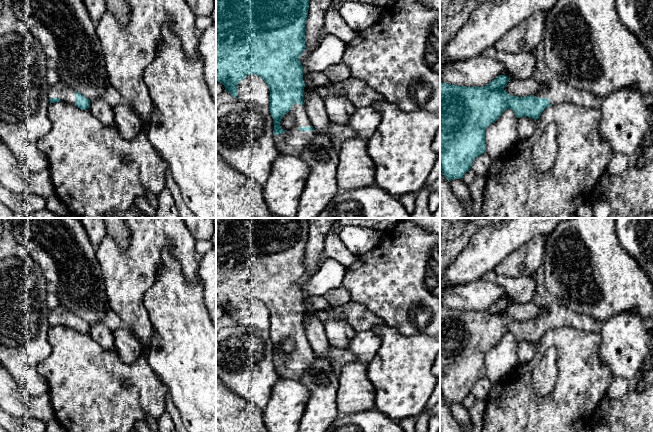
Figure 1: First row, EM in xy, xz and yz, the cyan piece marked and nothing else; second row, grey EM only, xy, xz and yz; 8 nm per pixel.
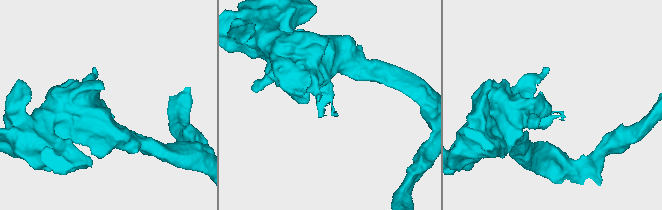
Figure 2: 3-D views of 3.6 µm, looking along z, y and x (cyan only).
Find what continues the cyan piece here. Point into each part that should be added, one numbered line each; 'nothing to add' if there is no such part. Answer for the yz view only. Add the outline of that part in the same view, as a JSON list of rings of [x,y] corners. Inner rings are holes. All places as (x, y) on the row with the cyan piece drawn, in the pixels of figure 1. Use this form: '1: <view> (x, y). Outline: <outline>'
1: yz (558, 92). Outline: [[[555,76],[546,82],[547,88],[536,93],[537,98],[548,98],[551,105],[575,104],[596,110],[601,109],[602,99],[590,92],[570,86],[561,77]]]

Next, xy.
1: xy (64, 92). Outline: [[[59,80],[55,84],[50,85],[48,98],[59,98],[61,101],[75,105],[75,89]]]

